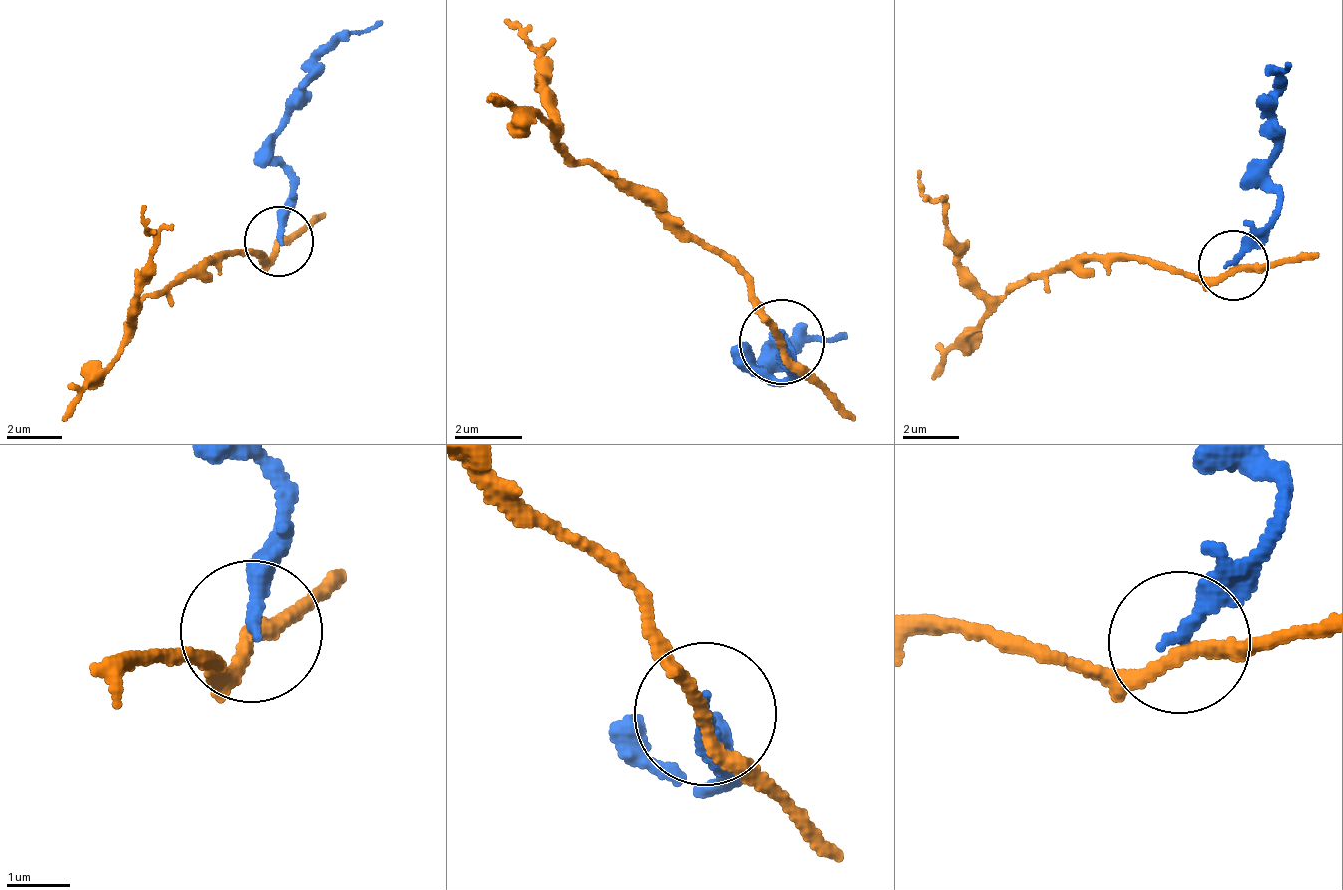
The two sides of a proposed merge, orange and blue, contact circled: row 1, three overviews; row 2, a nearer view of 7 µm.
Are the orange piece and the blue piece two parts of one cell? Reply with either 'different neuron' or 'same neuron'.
different neuron

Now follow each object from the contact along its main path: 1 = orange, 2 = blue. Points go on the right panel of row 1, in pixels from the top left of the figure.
1: (1235, 263), (1181, 275), (1097, 253), (1031, 274), (999, 300), (977, 286), (945, 225), (921, 169)
2: (1235, 263), (1275, 209), (1269, 178), (1273, 125), (1286, 61)

